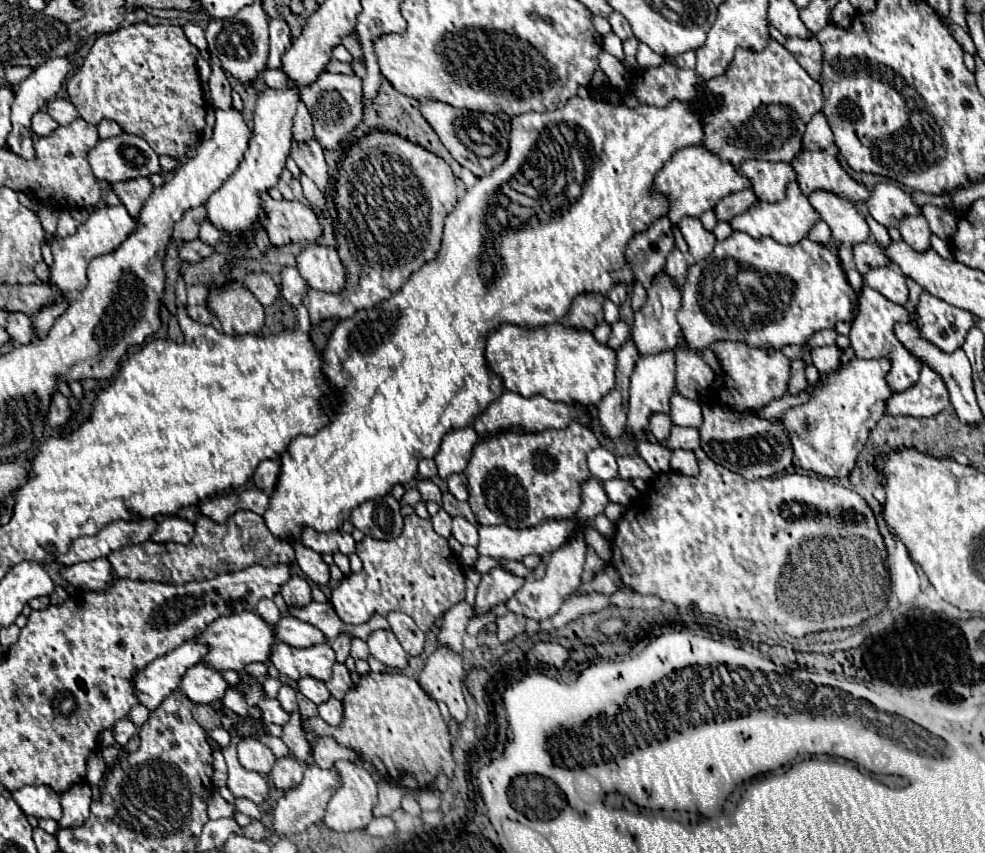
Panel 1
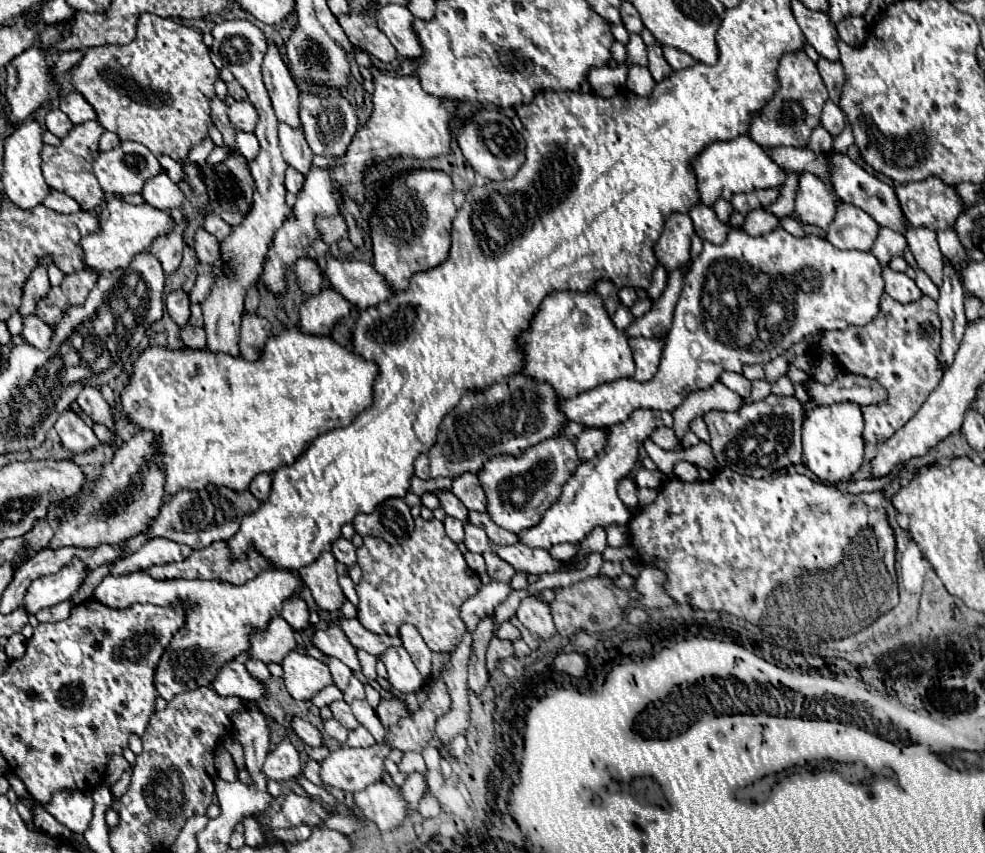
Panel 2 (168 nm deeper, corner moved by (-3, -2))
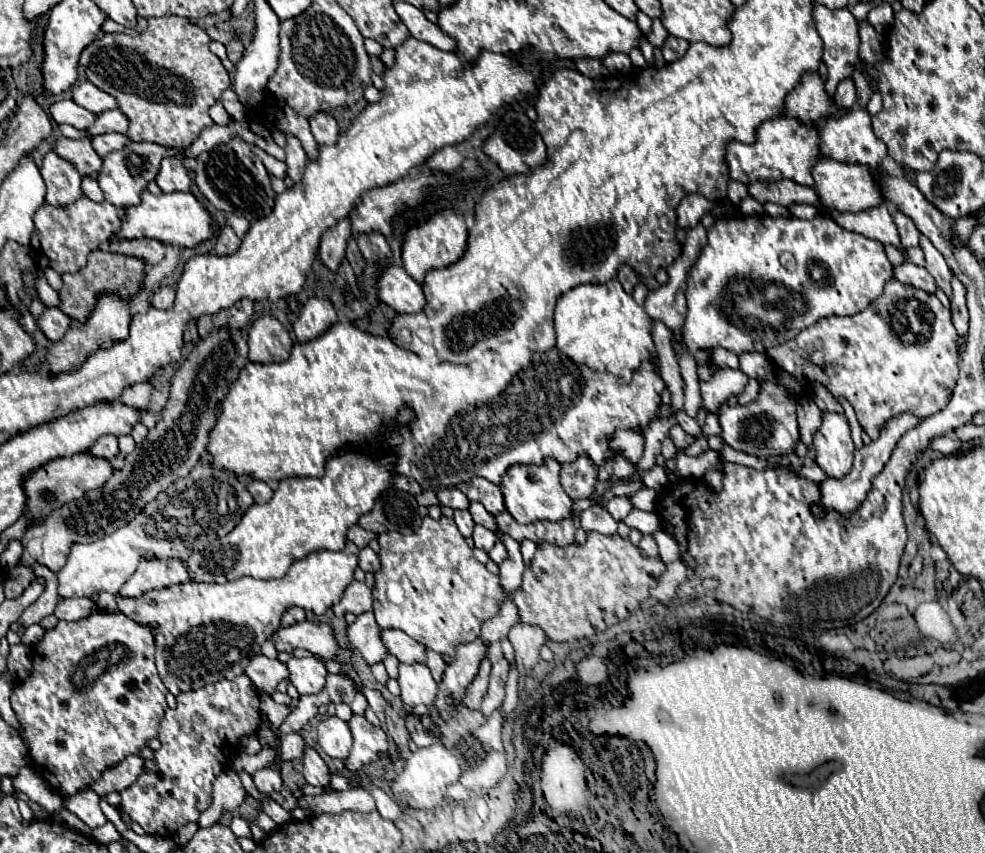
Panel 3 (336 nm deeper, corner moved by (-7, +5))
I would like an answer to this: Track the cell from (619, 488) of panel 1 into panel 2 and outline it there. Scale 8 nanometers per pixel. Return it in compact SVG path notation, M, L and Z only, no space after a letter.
M643 467L635 475L635 485L637 487L653 487L653 489L659 489L665 481L667 481L667 477L663 473L659 473L659 471L647 471Z

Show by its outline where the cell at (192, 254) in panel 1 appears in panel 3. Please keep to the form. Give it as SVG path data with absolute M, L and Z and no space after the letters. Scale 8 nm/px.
M223 226L219 236L217 236L217 244L215 244L215 252L219 256L223 254L233 254L237 248L241 246L241 238L233 232L231 226Z

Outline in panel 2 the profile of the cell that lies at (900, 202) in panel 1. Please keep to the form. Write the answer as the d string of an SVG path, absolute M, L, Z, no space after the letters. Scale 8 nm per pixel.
M929 177L929 181L915 181L895 189L905 223L911 227L929 227L933 231L949 229L961 213L955 189Z

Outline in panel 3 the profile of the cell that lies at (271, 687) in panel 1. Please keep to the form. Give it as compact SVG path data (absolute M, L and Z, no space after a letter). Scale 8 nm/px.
M263 768L263 770L257 770L253 774L253 780L255 780L255 786L257 790L263 794L265 802L261 804L261 810L267 812L269 810L269 794L271 792L281 792L283 788L283 778L281 778L281 770L279 768Z

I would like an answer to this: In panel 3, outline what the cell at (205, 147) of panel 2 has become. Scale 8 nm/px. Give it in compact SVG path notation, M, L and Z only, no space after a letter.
M135 142L131 146L111 152L103 160L103 168L99 174L99 186L105 194L105 200L115 206L121 206L121 208L135 206L137 202L141 202L141 192L147 188L147 184L151 180L155 180L155 176L159 172L161 158L177 156L177 154L179 154L179 150L175 150L175 148L171 150L171 148L165 148L159 144L153 144L153 142Z

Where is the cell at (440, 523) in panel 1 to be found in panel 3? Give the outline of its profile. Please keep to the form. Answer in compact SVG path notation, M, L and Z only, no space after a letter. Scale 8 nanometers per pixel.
M455 510L453 520L455 520L455 524L457 524L459 532L461 532L465 538L469 538L469 536L473 534L475 522L473 522L473 518L471 518L471 512L469 512L469 510Z

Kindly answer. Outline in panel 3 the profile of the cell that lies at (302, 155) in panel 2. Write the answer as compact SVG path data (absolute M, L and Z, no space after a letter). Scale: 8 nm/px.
M291 134L287 136L287 144L285 144L285 166L287 166L287 176L297 184L301 182L301 174L305 172L305 164L307 164L307 156L303 146L297 142L297 138L293 138Z

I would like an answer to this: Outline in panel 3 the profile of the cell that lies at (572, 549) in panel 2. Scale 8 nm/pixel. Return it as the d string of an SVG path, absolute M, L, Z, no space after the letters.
M593 504L581 514L579 526L585 532L593 532L593 530L597 530L601 534L615 534L617 532L617 522L601 504Z

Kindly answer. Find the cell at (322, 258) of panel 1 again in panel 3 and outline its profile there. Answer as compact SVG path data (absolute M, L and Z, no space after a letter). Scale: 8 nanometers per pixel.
M389 266L379 278L379 298L399 314L415 314L425 308L423 286L401 266Z

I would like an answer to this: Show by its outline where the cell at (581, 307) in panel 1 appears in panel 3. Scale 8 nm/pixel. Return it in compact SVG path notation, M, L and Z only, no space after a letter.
M621 266L617 280L619 280L619 282L623 284L623 288L631 294L631 292L633 292L633 286L639 282L639 276L637 276L637 272L635 272L631 266Z

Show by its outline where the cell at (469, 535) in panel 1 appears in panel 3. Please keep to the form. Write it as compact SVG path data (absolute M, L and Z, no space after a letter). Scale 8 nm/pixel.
M475 526L475 532L473 532L473 540L475 540L475 546L489 552L493 548L493 544L497 542L495 534L483 526Z

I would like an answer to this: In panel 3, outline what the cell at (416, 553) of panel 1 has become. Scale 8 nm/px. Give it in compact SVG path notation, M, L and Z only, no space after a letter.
M429 516L423 518L421 528L409 536L399 532L385 532L379 536L379 558L381 570L375 572L375 588L373 588L373 610L377 624L381 628L395 628L403 630L413 640L421 642L425 648L435 650L445 656L455 656L459 644L473 642L477 634L481 634L481 624L495 618L501 604L511 598L501 588L499 576L491 574L481 562L475 560L471 548L467 546L465 538L457 530L453 518L443 516L441 520L431 520Z

